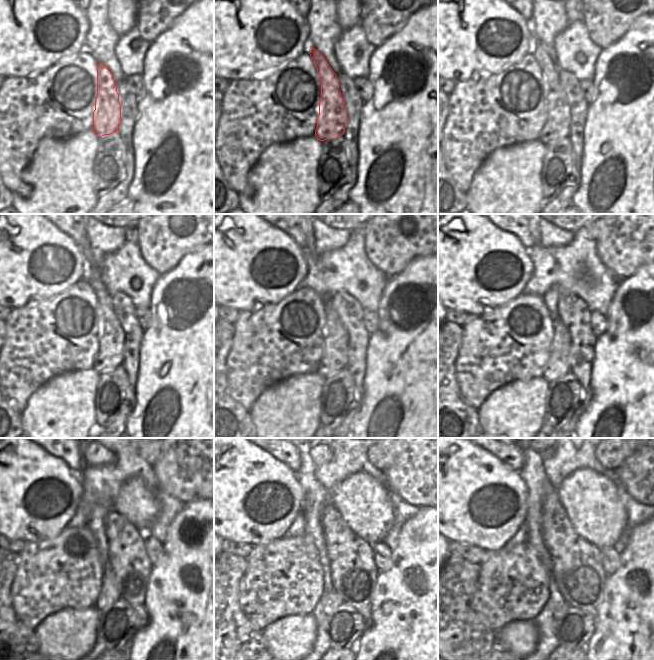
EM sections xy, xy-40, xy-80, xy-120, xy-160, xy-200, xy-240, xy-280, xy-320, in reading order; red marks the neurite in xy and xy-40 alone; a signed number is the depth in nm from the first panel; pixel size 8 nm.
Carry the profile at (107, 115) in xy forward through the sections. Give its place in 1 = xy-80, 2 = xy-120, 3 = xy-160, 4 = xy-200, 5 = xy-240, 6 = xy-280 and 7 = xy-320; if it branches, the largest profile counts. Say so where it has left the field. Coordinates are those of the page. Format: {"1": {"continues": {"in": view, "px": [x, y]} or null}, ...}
{"1": {"continues": {"in": "xy-80", "px": [558, 123]}}, "2": {"continues": {"in": "xy-120", "px": [111, 336]}}, "3": {"continues": {"in": "xy-160", "px": [334, 358]}}, "4": {"continues": {"in": "xy-200", "px": [558, 364]}}, "5": {"continues": {"in": "xy-240", "px": [109, 594]}}, "6": {"continues": {"in": "xy-280", "px": [332, 599]}}, "7": {"continues": {"in": "xy-320", "px": [560, 611]}}}

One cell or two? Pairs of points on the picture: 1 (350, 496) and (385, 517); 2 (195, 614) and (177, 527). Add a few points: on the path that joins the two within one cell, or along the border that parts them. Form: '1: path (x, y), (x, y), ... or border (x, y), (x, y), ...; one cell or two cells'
1: path (359, 499), (376, 514); one cell
2: path (193, 592), (184, 583), (180, 574), (180, 549); one cell

